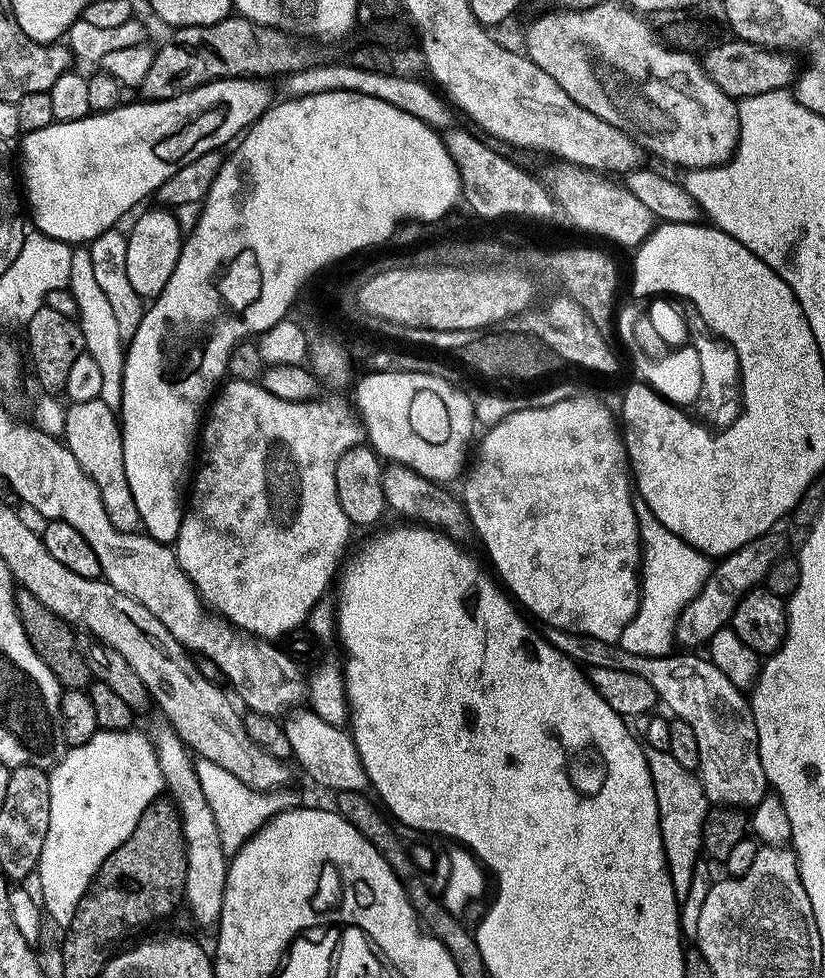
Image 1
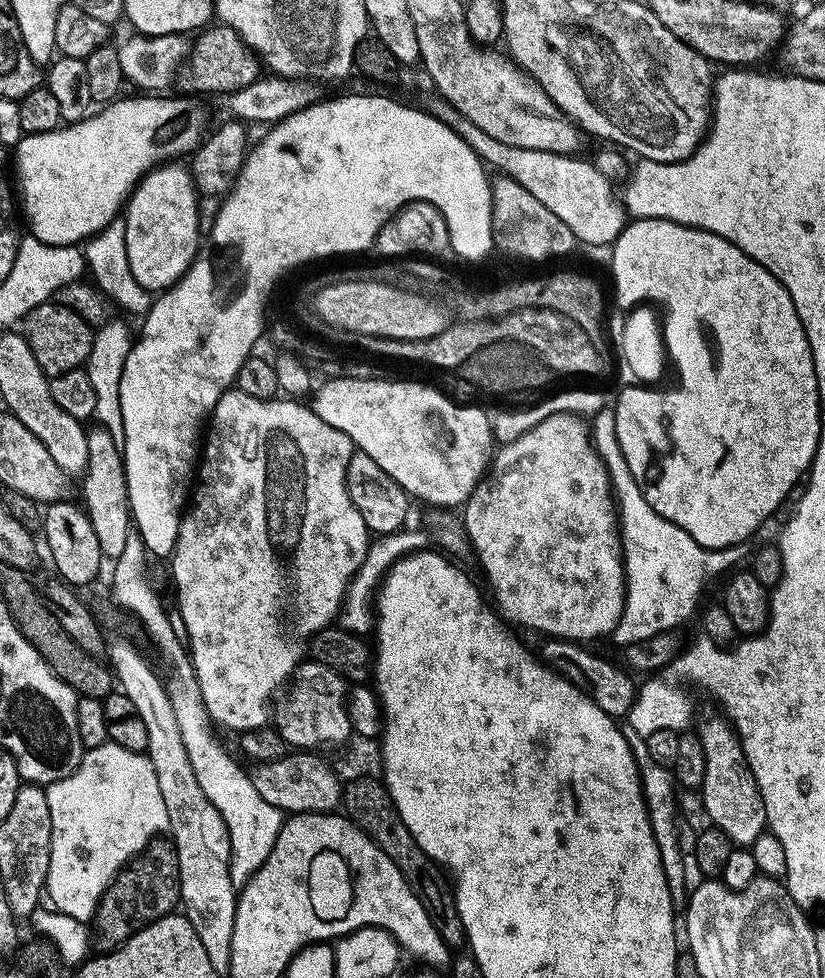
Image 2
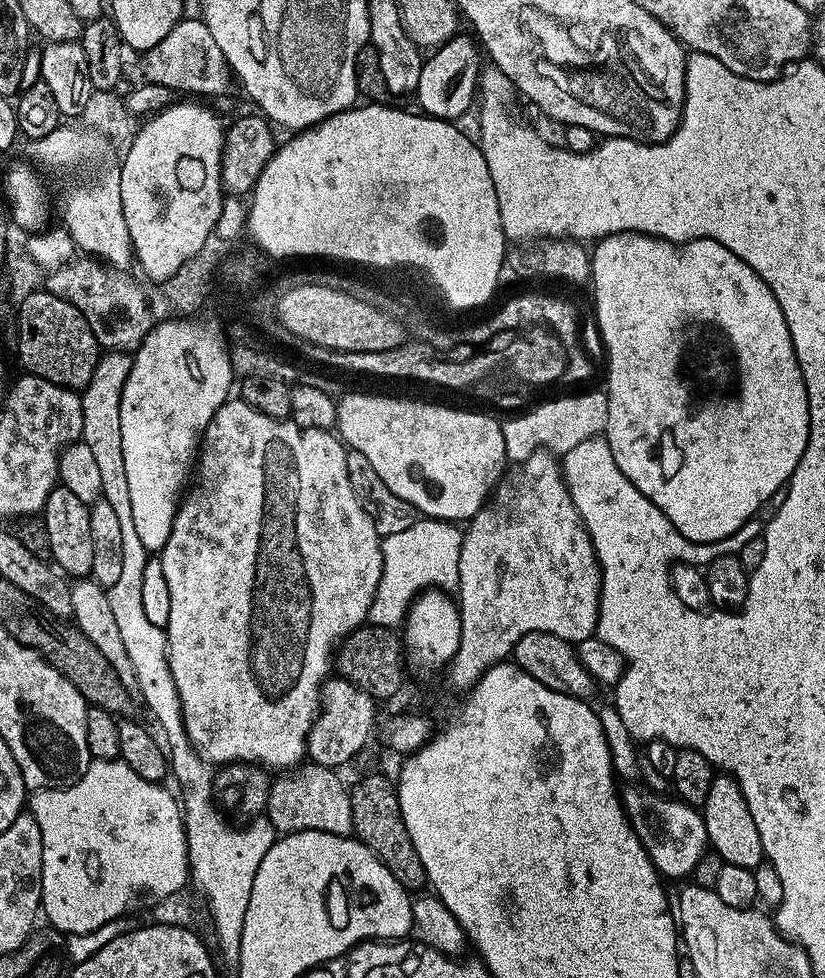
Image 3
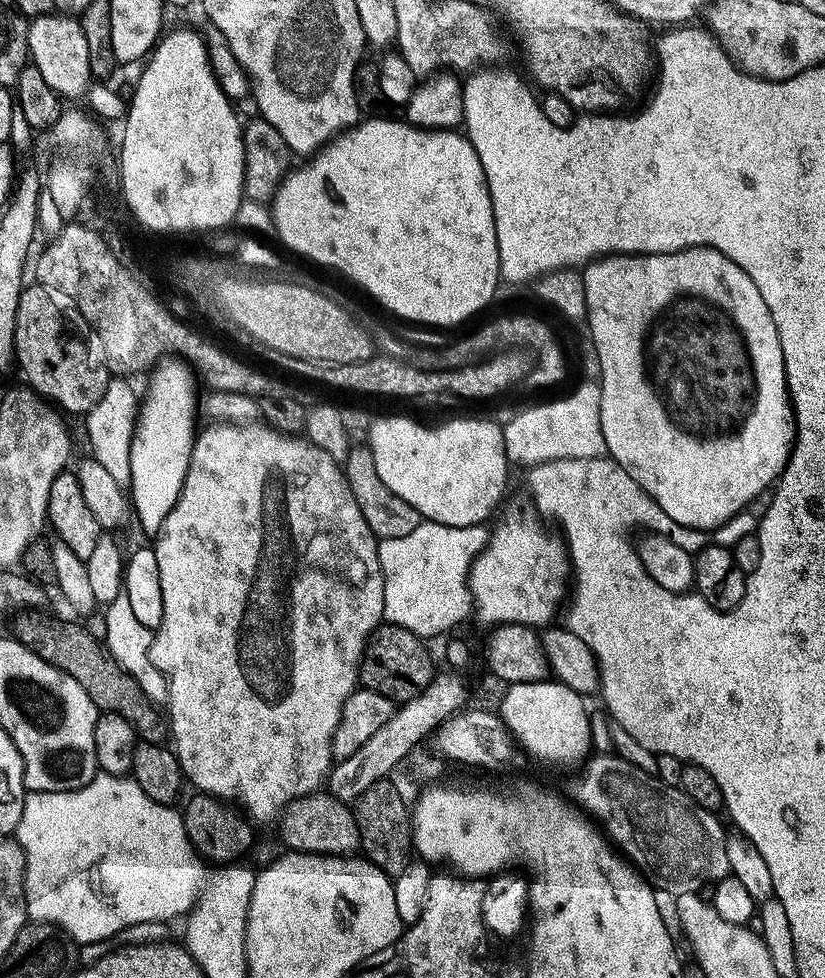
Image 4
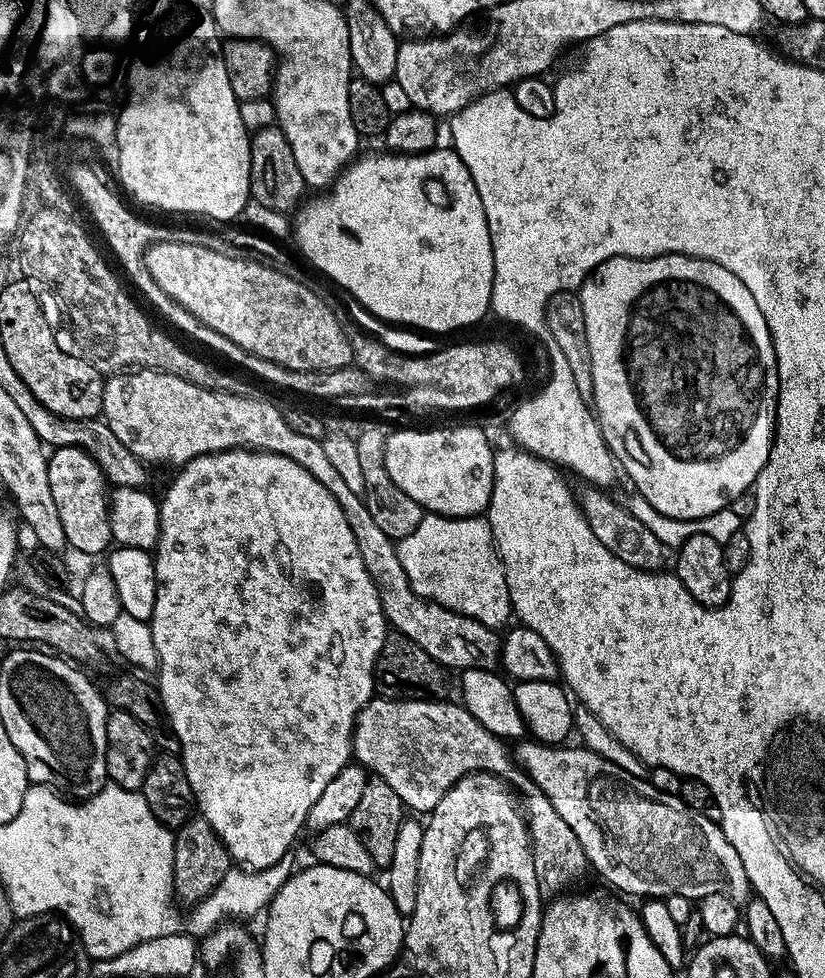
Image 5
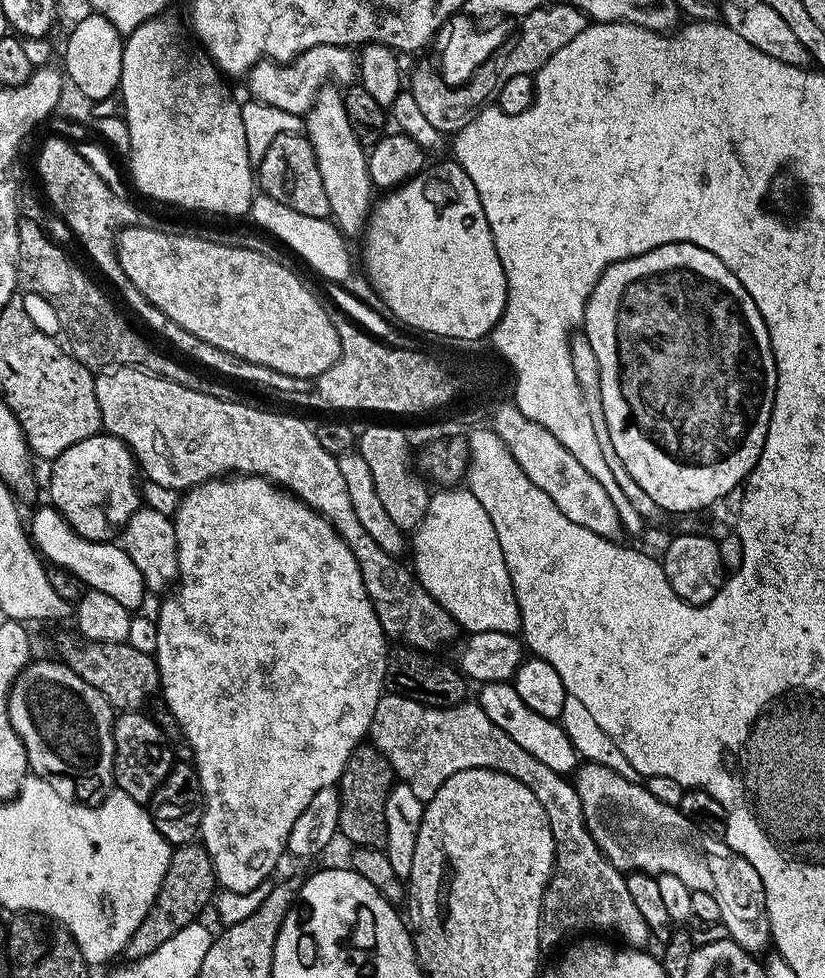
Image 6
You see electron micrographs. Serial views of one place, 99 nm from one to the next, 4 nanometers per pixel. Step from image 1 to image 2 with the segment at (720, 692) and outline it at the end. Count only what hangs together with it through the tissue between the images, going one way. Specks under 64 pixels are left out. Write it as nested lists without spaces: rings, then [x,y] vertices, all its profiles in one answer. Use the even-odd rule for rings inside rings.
[[[717,717],[708,719],[698,728],[705,755],[705,777],[700,788],[702,806],[708,822],[723,832],[735,847],[750,848],[767,829],[765,808],[735,729],[727,719]]]

